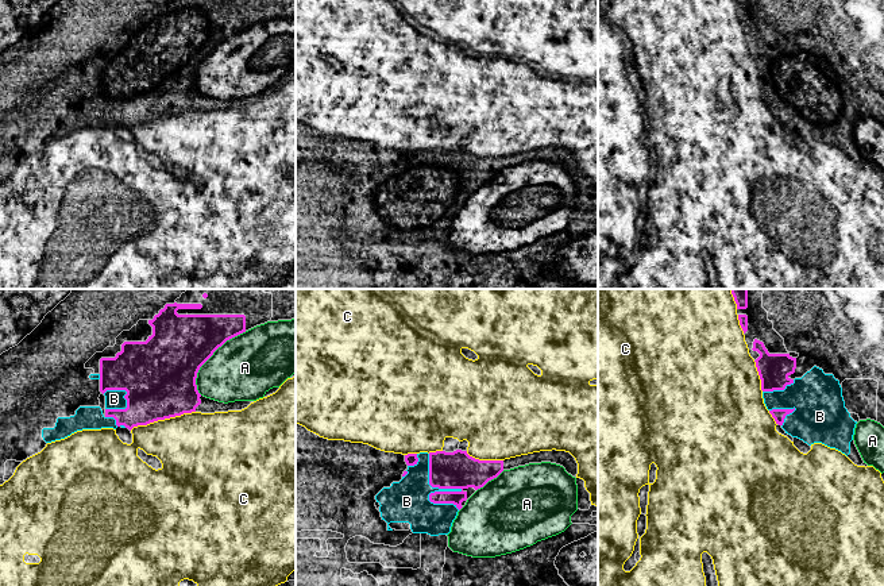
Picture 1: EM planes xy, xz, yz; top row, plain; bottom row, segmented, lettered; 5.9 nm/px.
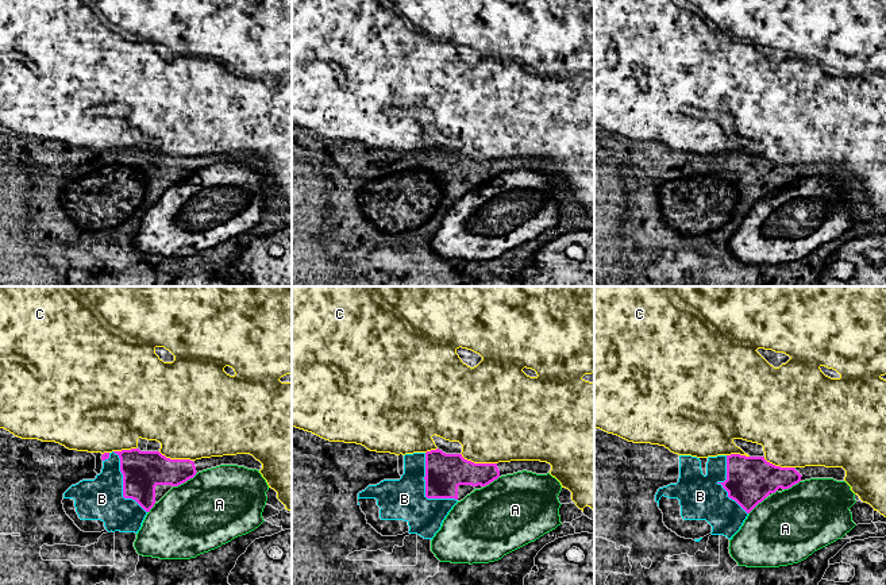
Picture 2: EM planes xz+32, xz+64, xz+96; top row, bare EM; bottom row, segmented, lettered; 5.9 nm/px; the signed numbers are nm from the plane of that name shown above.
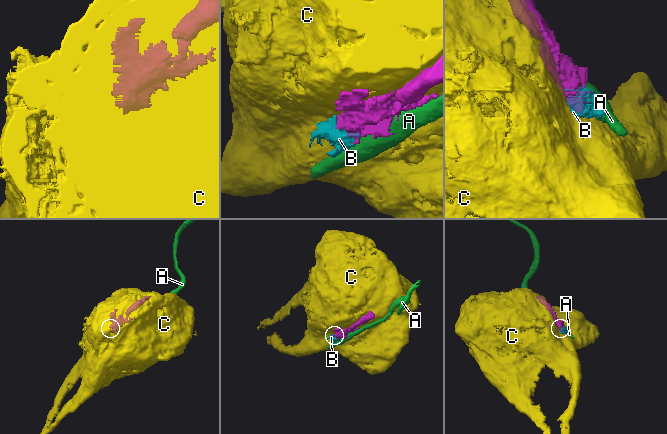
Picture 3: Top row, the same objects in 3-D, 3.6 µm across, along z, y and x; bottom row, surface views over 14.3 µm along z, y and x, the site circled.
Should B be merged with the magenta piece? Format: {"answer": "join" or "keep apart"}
{"answer": "join"}

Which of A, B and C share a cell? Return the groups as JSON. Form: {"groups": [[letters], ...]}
{"groups": [["A"], ["B"], ["C"]]}

